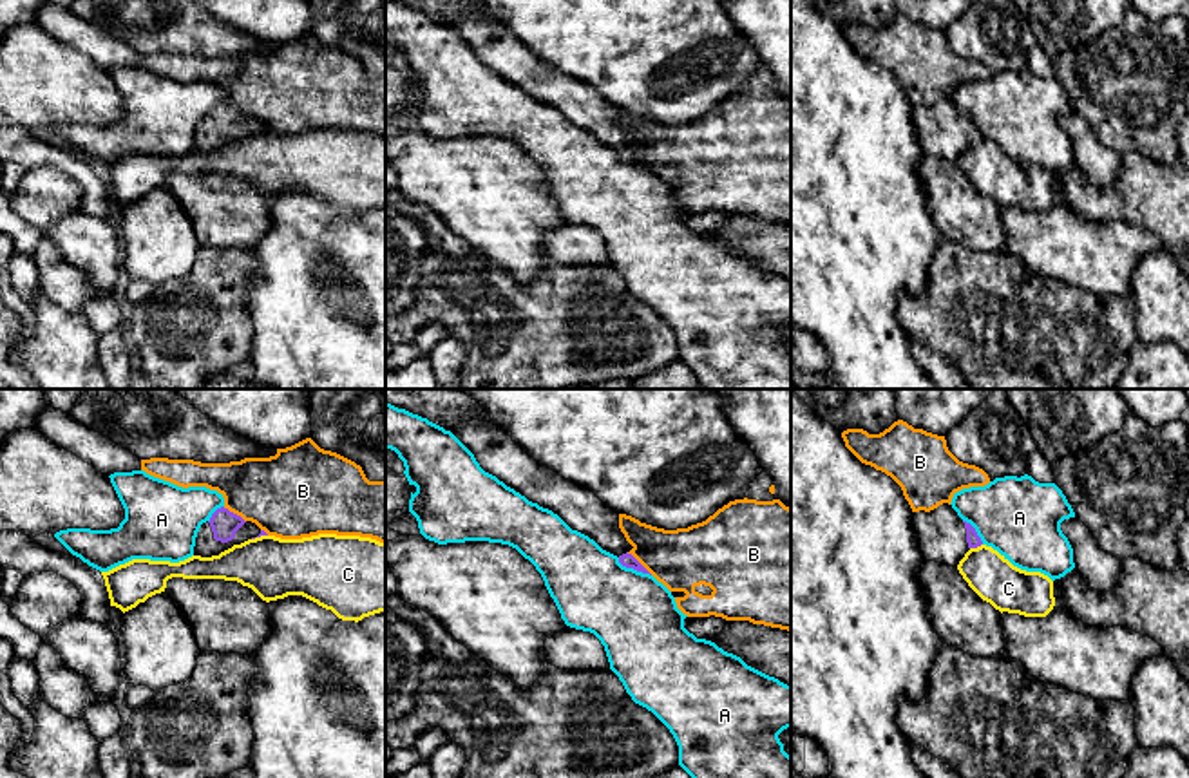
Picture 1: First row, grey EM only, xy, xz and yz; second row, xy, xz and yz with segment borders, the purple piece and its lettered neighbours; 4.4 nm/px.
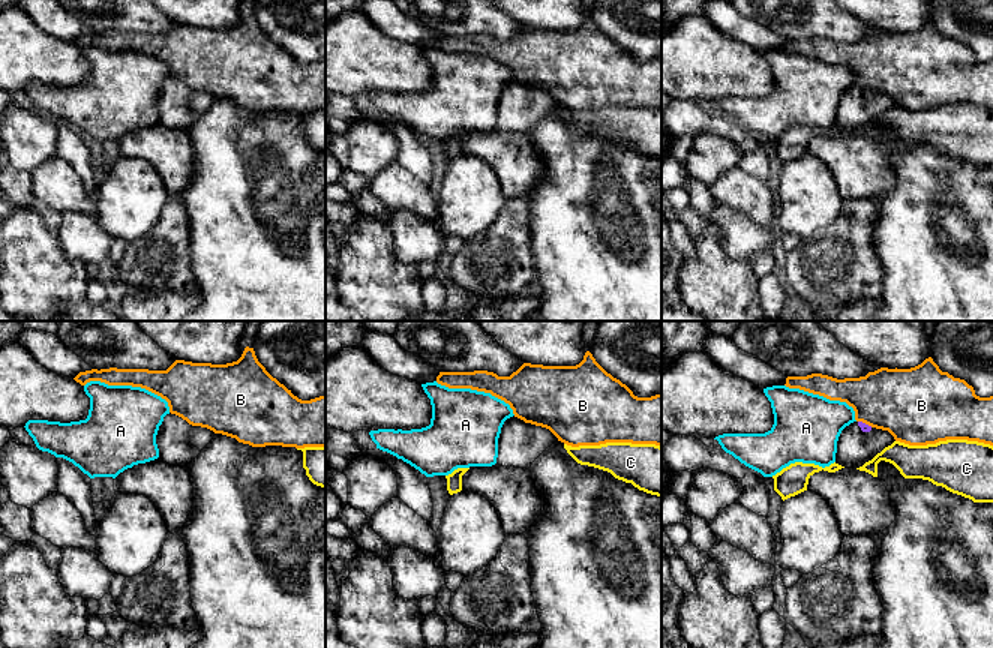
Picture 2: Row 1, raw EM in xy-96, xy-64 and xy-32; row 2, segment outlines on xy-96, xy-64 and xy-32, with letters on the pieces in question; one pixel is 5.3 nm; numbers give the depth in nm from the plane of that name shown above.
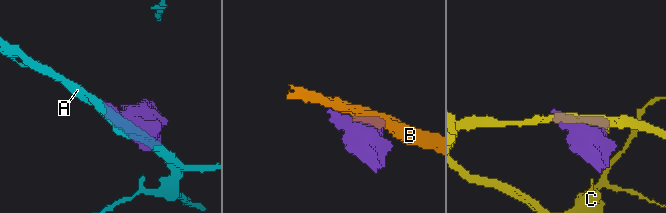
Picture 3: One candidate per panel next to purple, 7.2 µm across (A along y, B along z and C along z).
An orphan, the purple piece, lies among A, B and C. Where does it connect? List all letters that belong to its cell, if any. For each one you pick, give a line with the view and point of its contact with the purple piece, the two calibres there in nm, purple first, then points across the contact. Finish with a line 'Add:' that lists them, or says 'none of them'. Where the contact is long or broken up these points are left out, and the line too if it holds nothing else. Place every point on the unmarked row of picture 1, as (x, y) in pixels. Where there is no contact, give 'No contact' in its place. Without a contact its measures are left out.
Add: none of them

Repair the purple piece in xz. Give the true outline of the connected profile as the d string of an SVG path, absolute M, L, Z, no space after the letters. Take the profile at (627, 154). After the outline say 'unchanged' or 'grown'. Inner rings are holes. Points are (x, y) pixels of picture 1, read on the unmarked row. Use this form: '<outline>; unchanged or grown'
M463 16L451 27L474 49L480 62L528 96L557 109L572 125L594 134L619 152L626 163L650 168L632 148L619 123L619 107L608 103L594 87L539 60L498 20Z; grown

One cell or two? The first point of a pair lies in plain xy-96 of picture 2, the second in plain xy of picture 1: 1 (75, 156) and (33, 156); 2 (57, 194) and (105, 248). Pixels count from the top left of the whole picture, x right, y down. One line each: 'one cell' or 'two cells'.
1: one cell
2: one cell

